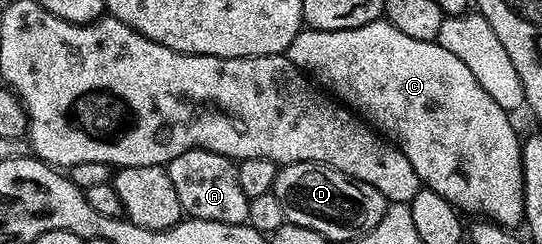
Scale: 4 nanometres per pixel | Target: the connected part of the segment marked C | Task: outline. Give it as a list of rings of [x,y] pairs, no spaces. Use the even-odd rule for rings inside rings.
[[[380,20],[377,22],[370,22],[365,24],[361,28],[345,28],[344,30],[313,30],[310,28],[304,28],[299,31],[297,36],[293,36],[293,44],[289,44],[287,49],[286,58],[294,64],[298,70],[302,70],[304,74],[310,76],[324,91],[330,92],[342,105],[350,108],[358,117],[362,118],[364,122],[370,124],[380,135],[386,136],[394,145],[399,147],[401,152],[405,152],[405,160],[409,160],[409,164],[413,164],[413,172],[417,172],[420,183],[426,189],[437,192],[437,196],[445,196],[445,200],[449,200],[460,211],[475,214],[471,216],[478,216],[483,220],[490,220],[499,226],[505,226],[508,228],[515,228],[524,221],[523,213],[525,212],[525,192],[523,191],[523,148],[521,145],[521,134],[515,131],[515,126],[511,123],[512,115],[508,111],[501,108],[501,104],[497,104],[497,100],[493,100],[493,96],[489,96],[489,92],[485,92],[485,88],[481,88],[481,84],[477,84],[477,80],[473,77],[473,72],[469,72],[469,67],[463,61],[457,60],[457,56],[453,52],[449,52],[449,48],[441,48],[441,44],[436,40],[434,42],[426,42],[425,40],[413,40],[413,36],[405,36],[405,32],[401,32],[401,28],[397,28],[392,22],[386,20]]]

